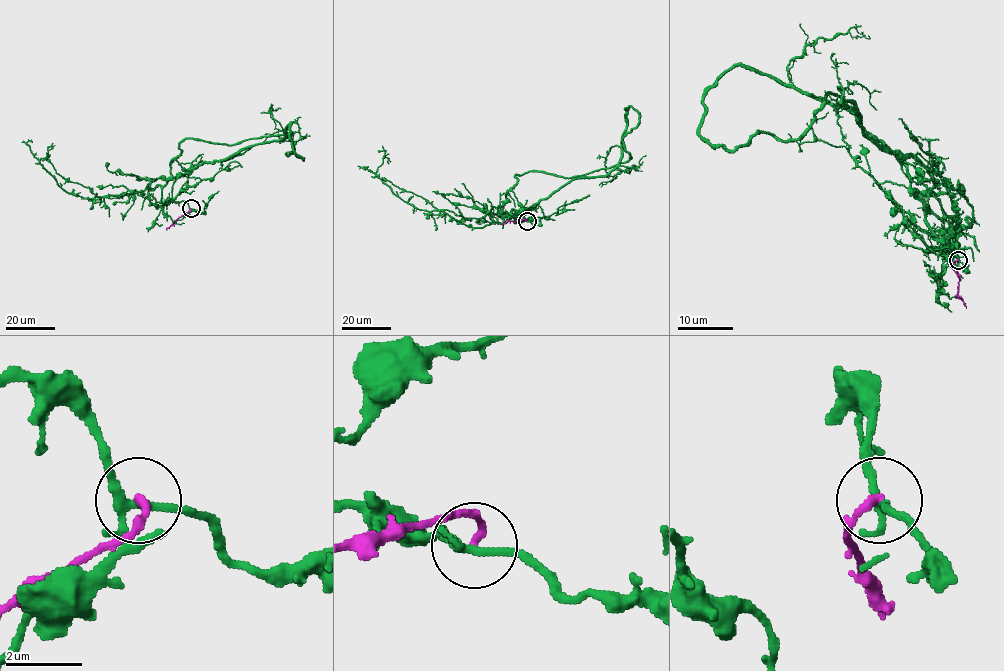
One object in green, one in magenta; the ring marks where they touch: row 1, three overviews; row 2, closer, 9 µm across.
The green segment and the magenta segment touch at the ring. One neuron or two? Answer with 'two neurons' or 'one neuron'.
two neurons

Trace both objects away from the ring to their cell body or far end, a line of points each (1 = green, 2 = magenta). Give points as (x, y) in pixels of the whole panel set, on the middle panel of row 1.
1: (527, 221), (507, 218), (523, 207), (515, 176), (572, 178), (626, 162), (622, 140), (637, 127)
2: (527, 221), (507, 221), (502, 225)

